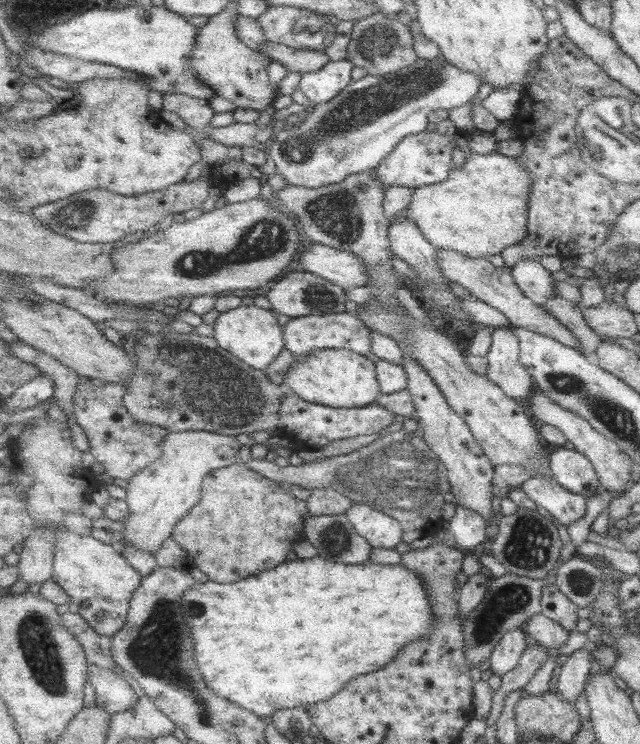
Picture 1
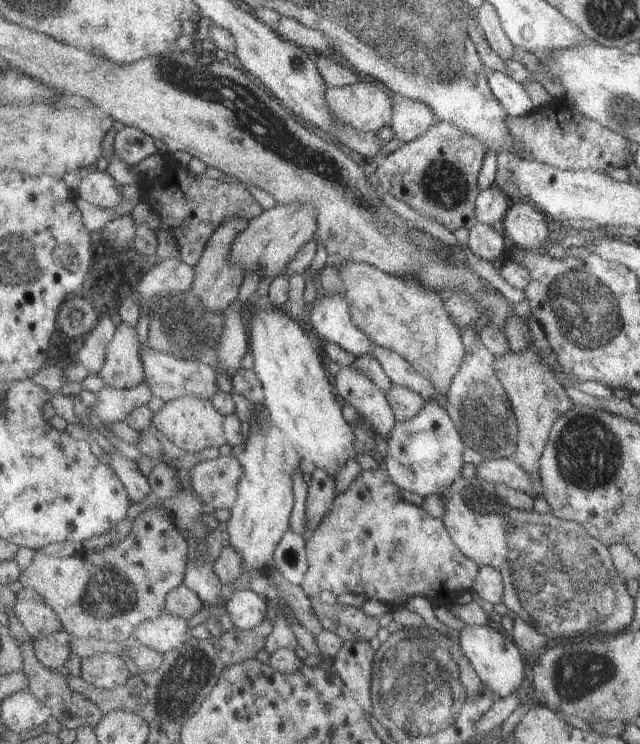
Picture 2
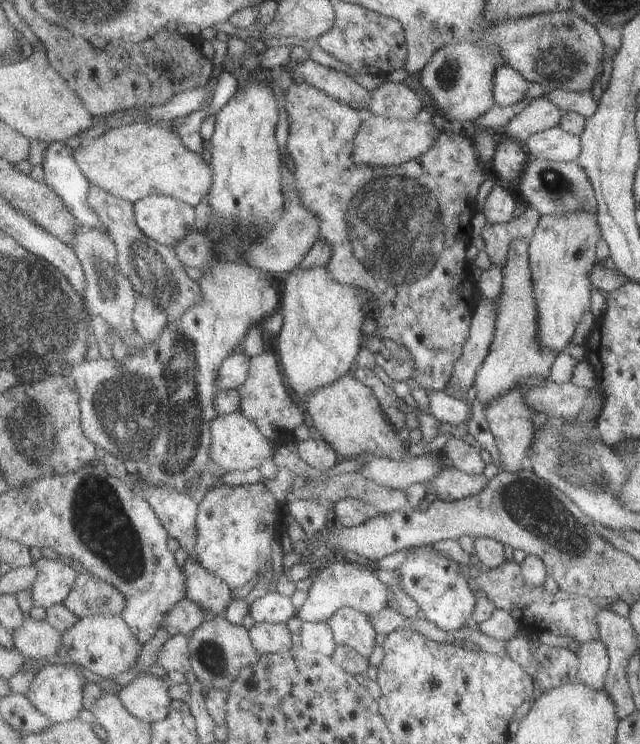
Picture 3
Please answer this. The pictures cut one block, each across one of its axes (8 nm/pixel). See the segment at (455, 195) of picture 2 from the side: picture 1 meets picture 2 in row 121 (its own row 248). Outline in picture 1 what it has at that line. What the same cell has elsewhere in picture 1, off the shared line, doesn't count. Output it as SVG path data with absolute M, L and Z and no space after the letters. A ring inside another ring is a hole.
M440 248L438 257L440 257L440 265L442 265L442 271L444 271L446 277L470 290L480 300L502 310L506 316L510 317L513 326L556 338L562 343L582 351L582 341L578 341L576 333L555 314L552 314L549 309L546 309L544 305L540 305L540 303L536 303L534 299L528 297L516 282L512 270L494 266L488 257L470 258L466 254L460 254L456 250L446 250L446 248Z

